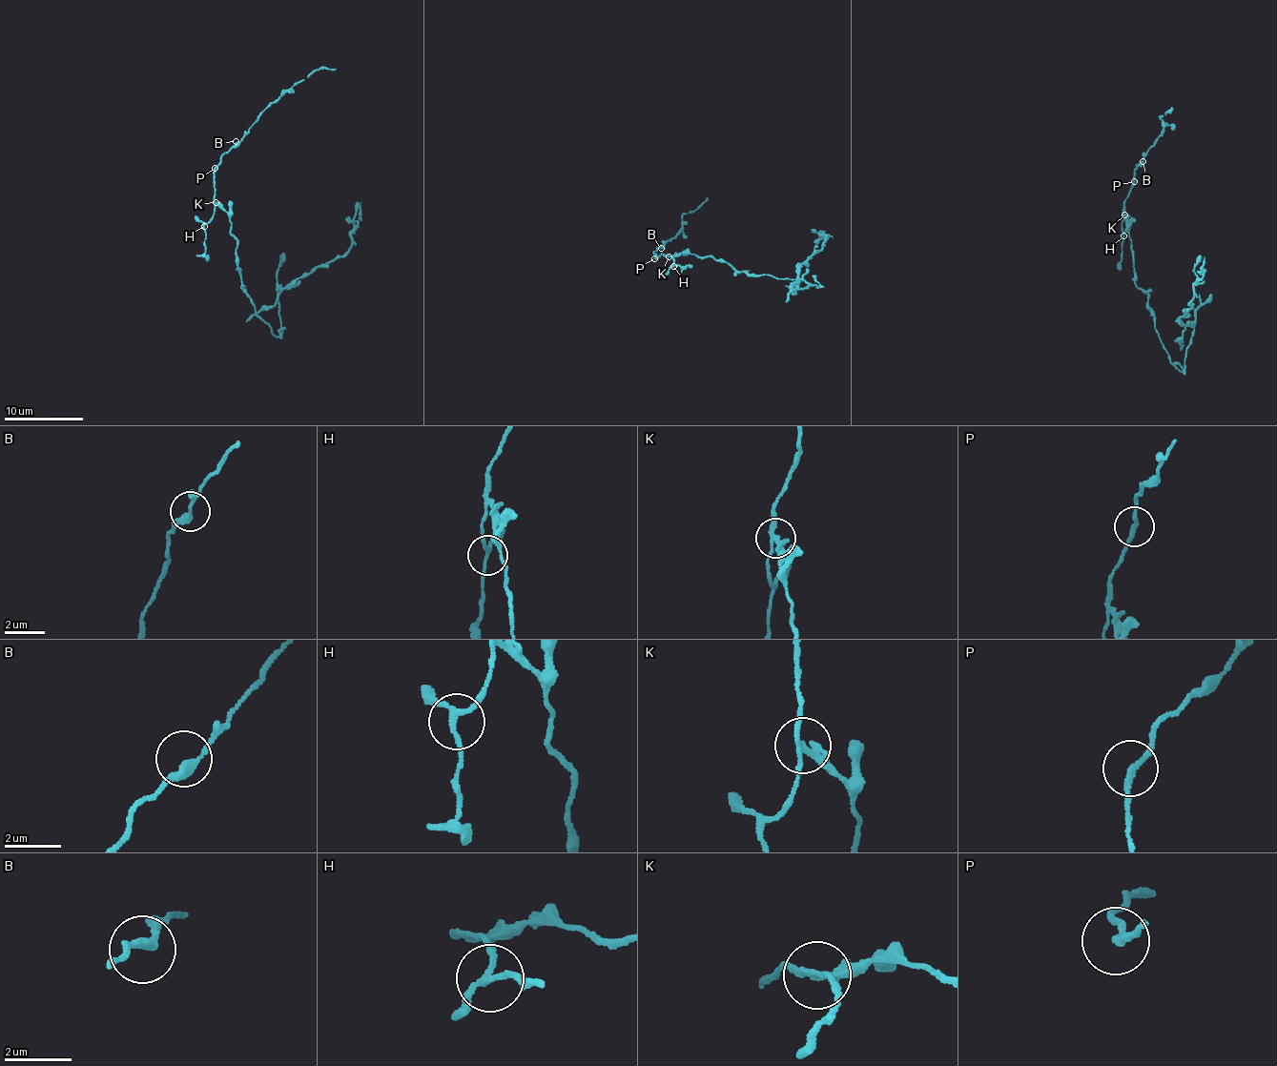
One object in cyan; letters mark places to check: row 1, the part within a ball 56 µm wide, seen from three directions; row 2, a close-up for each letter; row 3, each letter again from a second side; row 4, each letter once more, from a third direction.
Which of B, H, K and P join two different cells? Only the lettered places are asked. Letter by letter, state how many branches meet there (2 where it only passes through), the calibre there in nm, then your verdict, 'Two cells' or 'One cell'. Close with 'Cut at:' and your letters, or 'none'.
B: Branches: 2. Thickness 260 nm. One cell
H: Branches: 3. Thickness 170 nm. One cell
K: Branches: 3. Thickness 200 nm. Two cells
P: Branches: 2. Thickness 200 nm. One cell
Cut at: K

